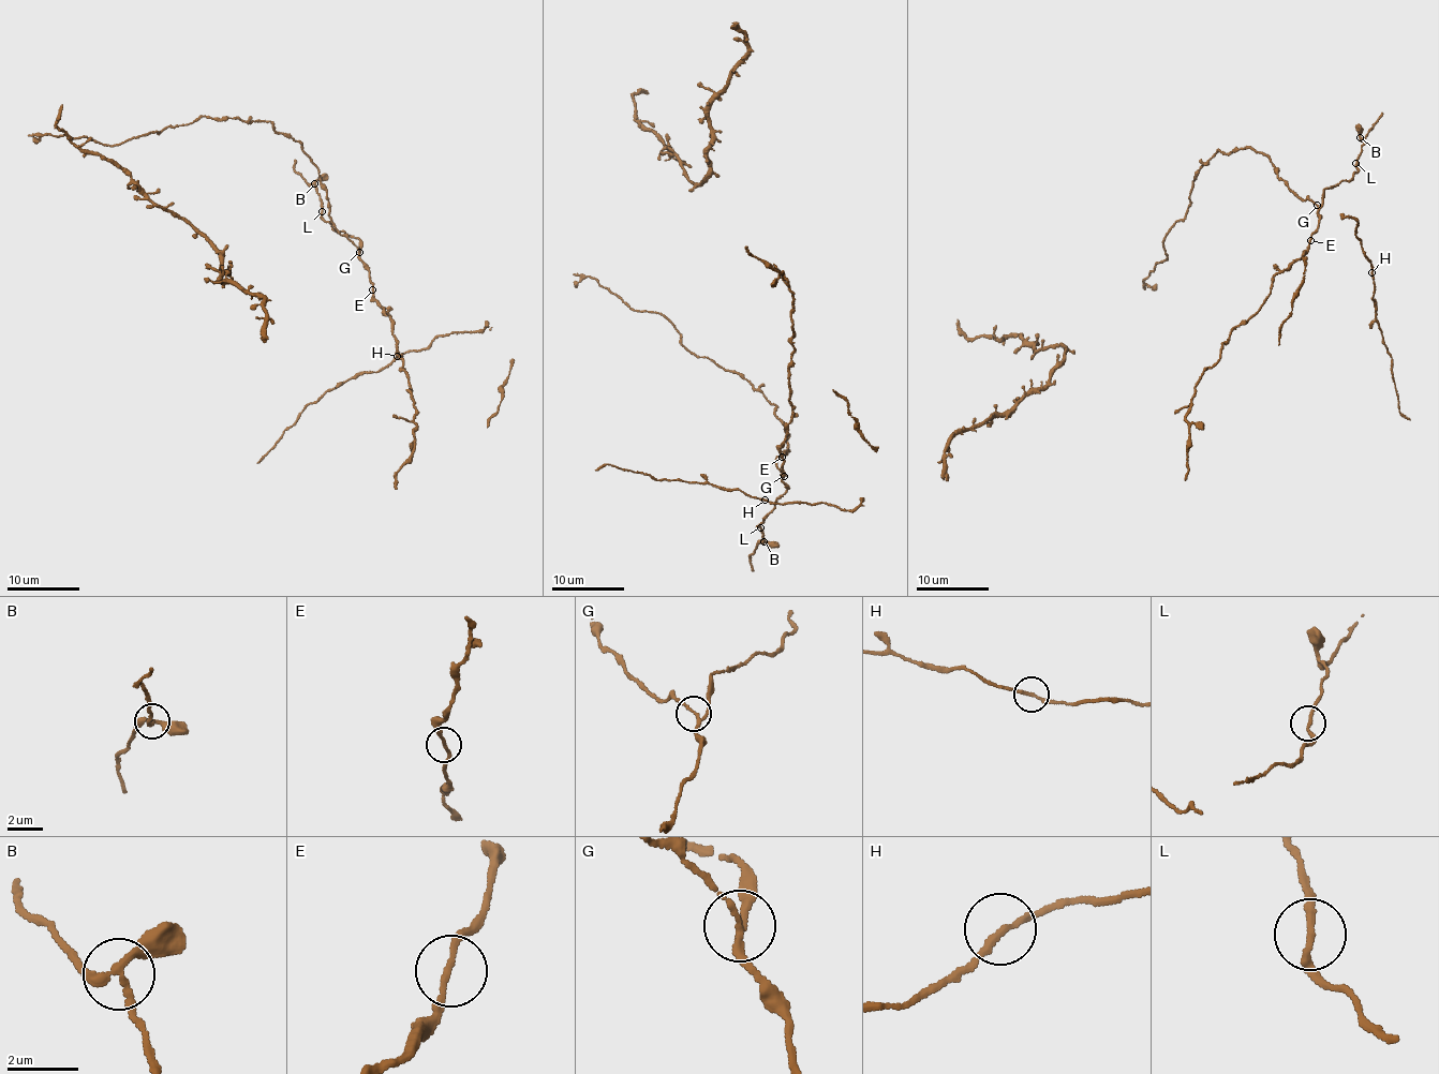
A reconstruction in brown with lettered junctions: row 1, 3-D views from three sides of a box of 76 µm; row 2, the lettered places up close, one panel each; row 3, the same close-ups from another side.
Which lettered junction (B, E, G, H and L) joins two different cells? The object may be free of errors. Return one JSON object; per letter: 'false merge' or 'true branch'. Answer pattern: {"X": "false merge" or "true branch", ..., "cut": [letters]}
{"B": "true branch", "E": "true branch", "G": "true branch", "H": "true branch", "L": "true branch", "cut": []}

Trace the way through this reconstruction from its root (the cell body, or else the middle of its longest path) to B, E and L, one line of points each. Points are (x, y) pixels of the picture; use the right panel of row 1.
B: (1190, 198), (1193, 177), (1216, 151), (1246, 147), (1320, 207), (1324, 190), (1358, 169), (1361, 138)
E: (1190, 198), (1193, 177), (1217, 151), (1251, 148), (1270, 159), (1285, 184), (1318, 207), (1318, 232), (1310, 240)
L: (1190, 198), (1193, 177), (1217, 151), (1261, 152), (1285, 184), (1320, 207), (1324, 190), (1350, 179), (1355, 163)

